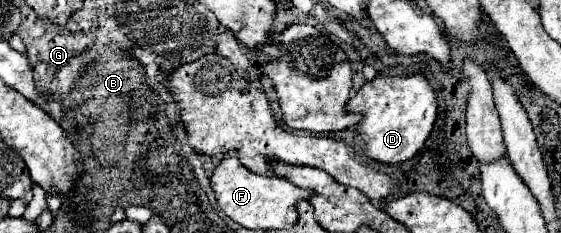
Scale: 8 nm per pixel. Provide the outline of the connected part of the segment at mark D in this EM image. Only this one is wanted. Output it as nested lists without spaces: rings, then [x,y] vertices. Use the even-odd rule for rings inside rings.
[[[415,72],[407,76],[375,76],[371,82],[363,84],[363,88],[347,102],[347,110],[363,114],[361,136],[365,142],[363,146],[365,156],[385,164],[399,164],[413,158],[429,138],[433,124],[437,120],[437,96],[423,72]]]

